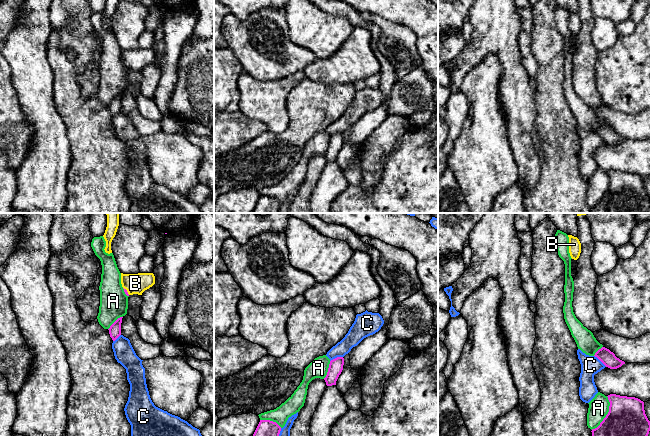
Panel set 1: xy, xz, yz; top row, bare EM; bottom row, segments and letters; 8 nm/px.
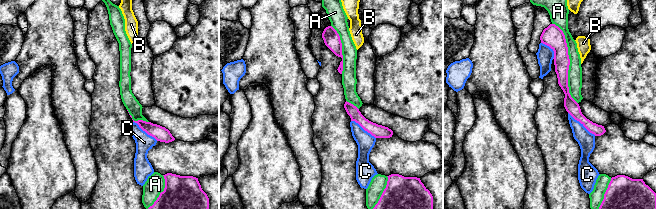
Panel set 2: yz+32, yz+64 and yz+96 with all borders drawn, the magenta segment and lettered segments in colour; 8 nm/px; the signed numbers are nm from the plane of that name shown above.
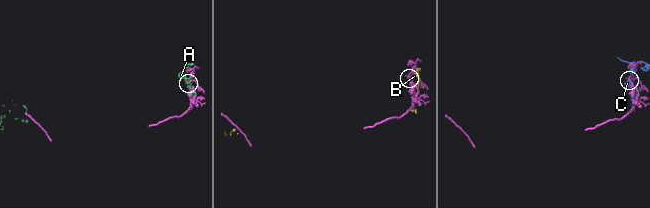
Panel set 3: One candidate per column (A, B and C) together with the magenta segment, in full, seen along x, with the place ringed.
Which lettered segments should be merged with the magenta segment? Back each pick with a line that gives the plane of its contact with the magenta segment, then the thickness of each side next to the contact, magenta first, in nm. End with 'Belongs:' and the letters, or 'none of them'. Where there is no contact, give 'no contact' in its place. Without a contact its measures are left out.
Belongs: none of them

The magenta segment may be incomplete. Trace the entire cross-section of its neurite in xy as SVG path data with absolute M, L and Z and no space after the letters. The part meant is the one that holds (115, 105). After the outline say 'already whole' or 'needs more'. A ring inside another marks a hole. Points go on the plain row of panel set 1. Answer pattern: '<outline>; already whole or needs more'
M123 93L118 94L108 105L110 113L113 117L115 117L121 111L122 94Z; already whole

